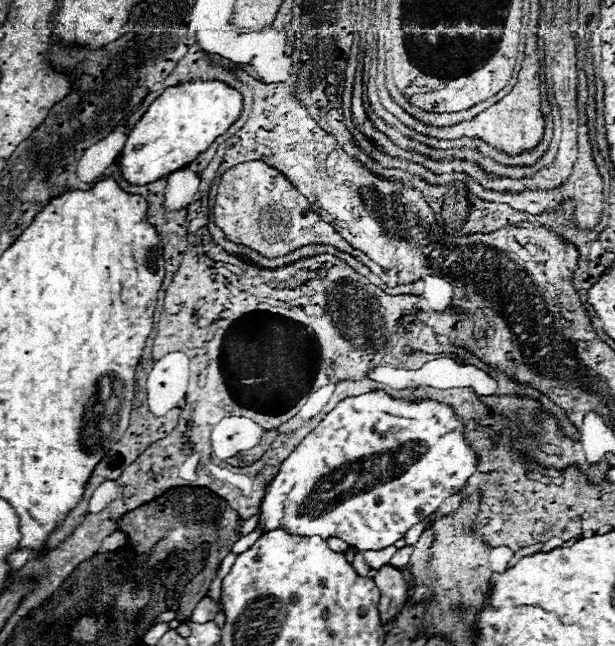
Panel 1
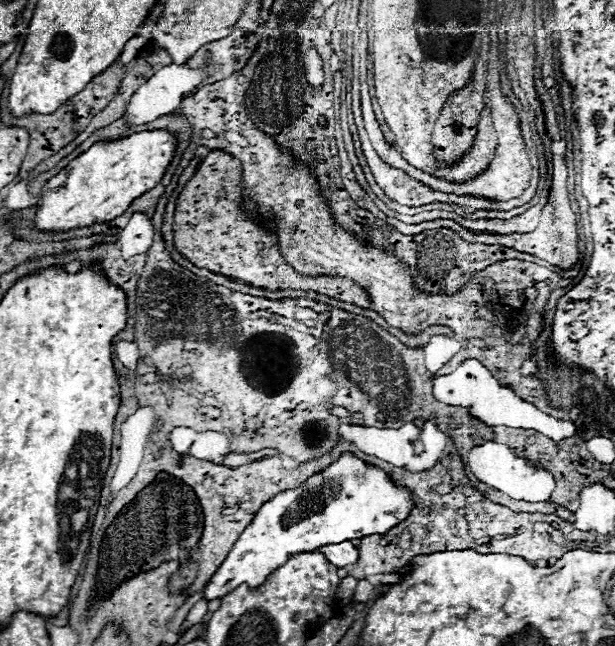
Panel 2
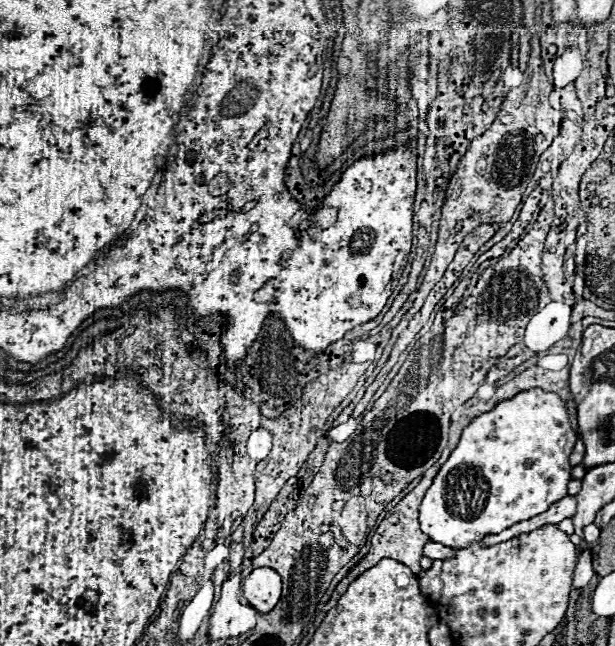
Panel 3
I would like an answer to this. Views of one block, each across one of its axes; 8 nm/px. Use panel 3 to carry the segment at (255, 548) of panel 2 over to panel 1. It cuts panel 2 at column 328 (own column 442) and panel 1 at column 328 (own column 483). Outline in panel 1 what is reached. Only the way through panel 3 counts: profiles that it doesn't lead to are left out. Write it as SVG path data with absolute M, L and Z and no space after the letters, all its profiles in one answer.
M382 390L368 392L362 396L354 396L354 398L344 398L332 412L326 414L326 418L282 462L276 478L272 480L272 484L268 486L268 490L264 494L256 526L262 528L262 534L276 530L276 528L282 528L288 534L318 534L320 538L326 538L326 540L328 538L340 538L340 540L348 542L350 546L356 546L360 552L386 548L386 546L392 546L396 540L400 540L408 528L412 528L414 524L428 518L446 498L458 494L474 470L476 470L476 452L464 442L462 420L452 414L452 408L438 404L438 402L432 402L432 400L422 400L420 404L418 402L406 402L406 400L394 400Z

